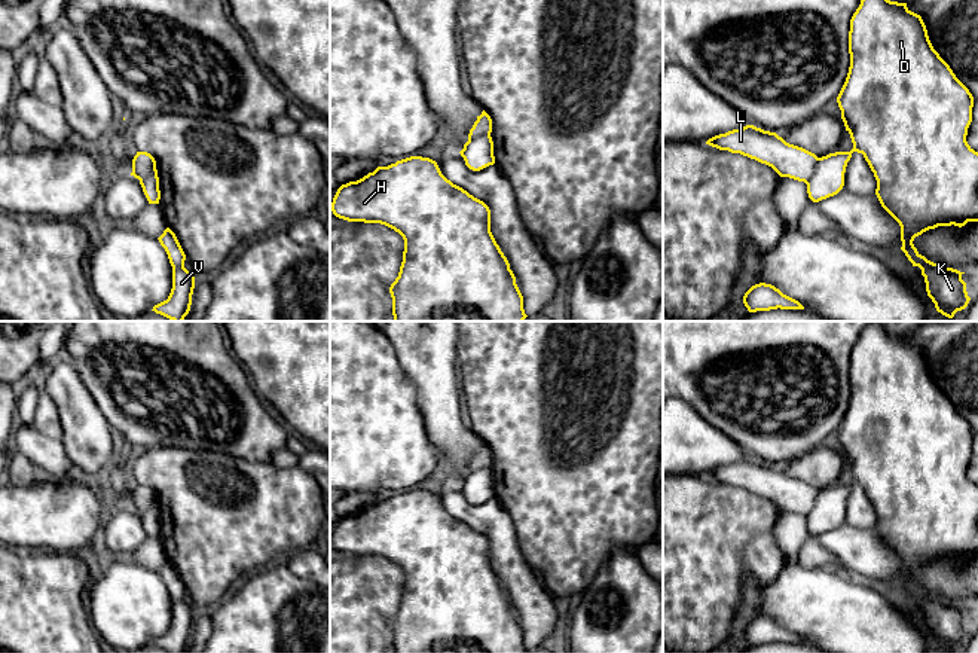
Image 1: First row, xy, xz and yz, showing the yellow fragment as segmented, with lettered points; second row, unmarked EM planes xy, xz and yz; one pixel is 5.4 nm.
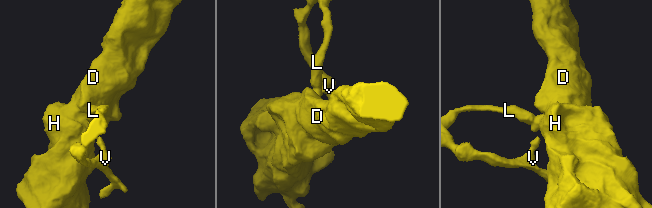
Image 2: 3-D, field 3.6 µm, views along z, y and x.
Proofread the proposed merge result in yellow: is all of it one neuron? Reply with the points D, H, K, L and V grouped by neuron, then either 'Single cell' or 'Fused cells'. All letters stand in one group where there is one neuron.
Groups: D H K / L V. Fused cells

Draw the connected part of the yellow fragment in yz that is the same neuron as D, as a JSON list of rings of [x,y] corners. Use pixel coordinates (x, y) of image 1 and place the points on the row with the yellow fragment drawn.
[[[861,0],[850,19],[849,54],[850,67],[837,103],[853,149],[819,158],[815,174],[806,183],[809,198],[819,202],[837,195],[844,186],[844,173],[852,153],[862,153],[877,180],[875,195],[881,207],[901,226],[901,250],[913,266],[922,269],[927,296],[935,303],[936,311],[953,318],[971,300],[966,283],[962,280],[965,272],[927,260],[917,251],[913,241],[938,226],[954,225],[962,228],[968,222],[978,222],[978,152],[966,141],[968,128],[972,122],[974,97],[933,49],[922,16],[911,12],[907,3]]]

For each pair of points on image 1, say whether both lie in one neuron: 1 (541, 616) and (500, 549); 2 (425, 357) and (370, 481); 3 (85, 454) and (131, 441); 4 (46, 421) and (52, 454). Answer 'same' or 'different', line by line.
1: same
2: different
3: different
4: different

